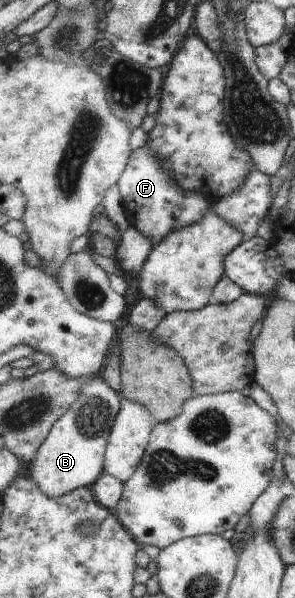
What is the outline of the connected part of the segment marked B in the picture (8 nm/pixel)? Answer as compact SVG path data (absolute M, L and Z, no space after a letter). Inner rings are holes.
M101 376L83 386L81 397L62 418L42 443L29 468L40 490L50 498L61 497L79 488L91 488L105 472L105 452L113 426L121 407L122 395L117 394Z

